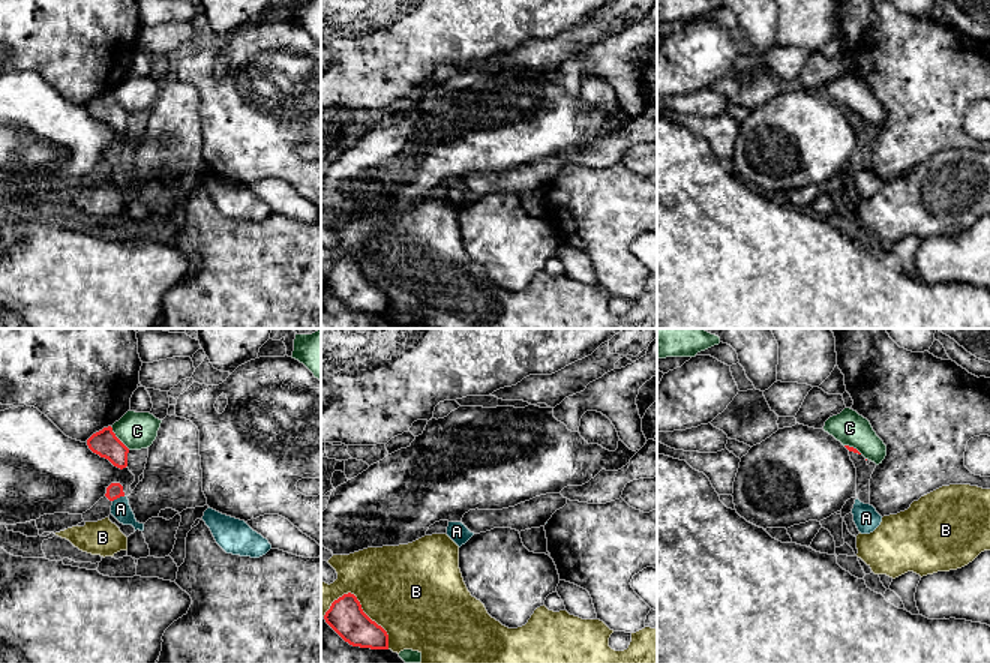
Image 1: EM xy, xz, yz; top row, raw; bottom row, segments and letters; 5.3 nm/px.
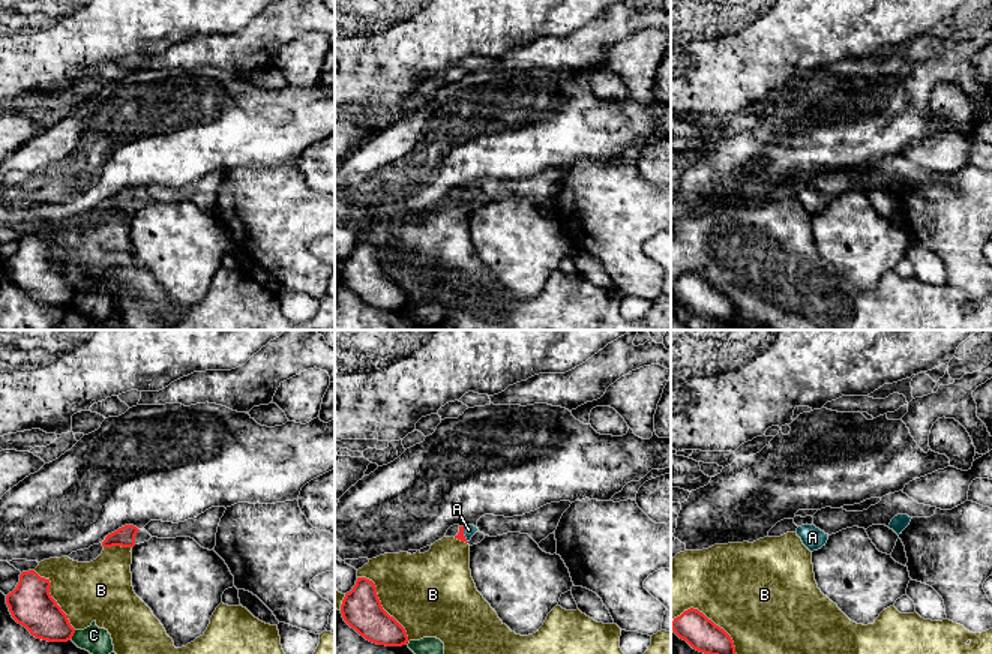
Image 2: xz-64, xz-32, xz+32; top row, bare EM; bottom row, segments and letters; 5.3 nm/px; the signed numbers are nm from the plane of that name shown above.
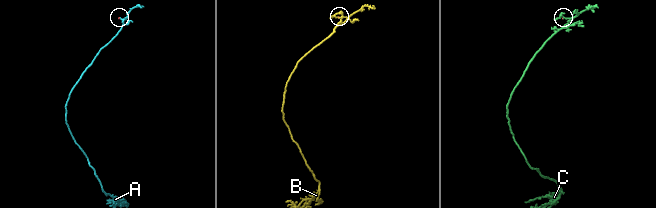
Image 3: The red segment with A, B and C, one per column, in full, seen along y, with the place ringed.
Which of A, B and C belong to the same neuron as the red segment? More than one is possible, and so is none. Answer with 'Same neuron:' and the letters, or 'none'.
Same neuron: A

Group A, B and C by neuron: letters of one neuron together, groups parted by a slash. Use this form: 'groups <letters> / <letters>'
groups A / B / C

